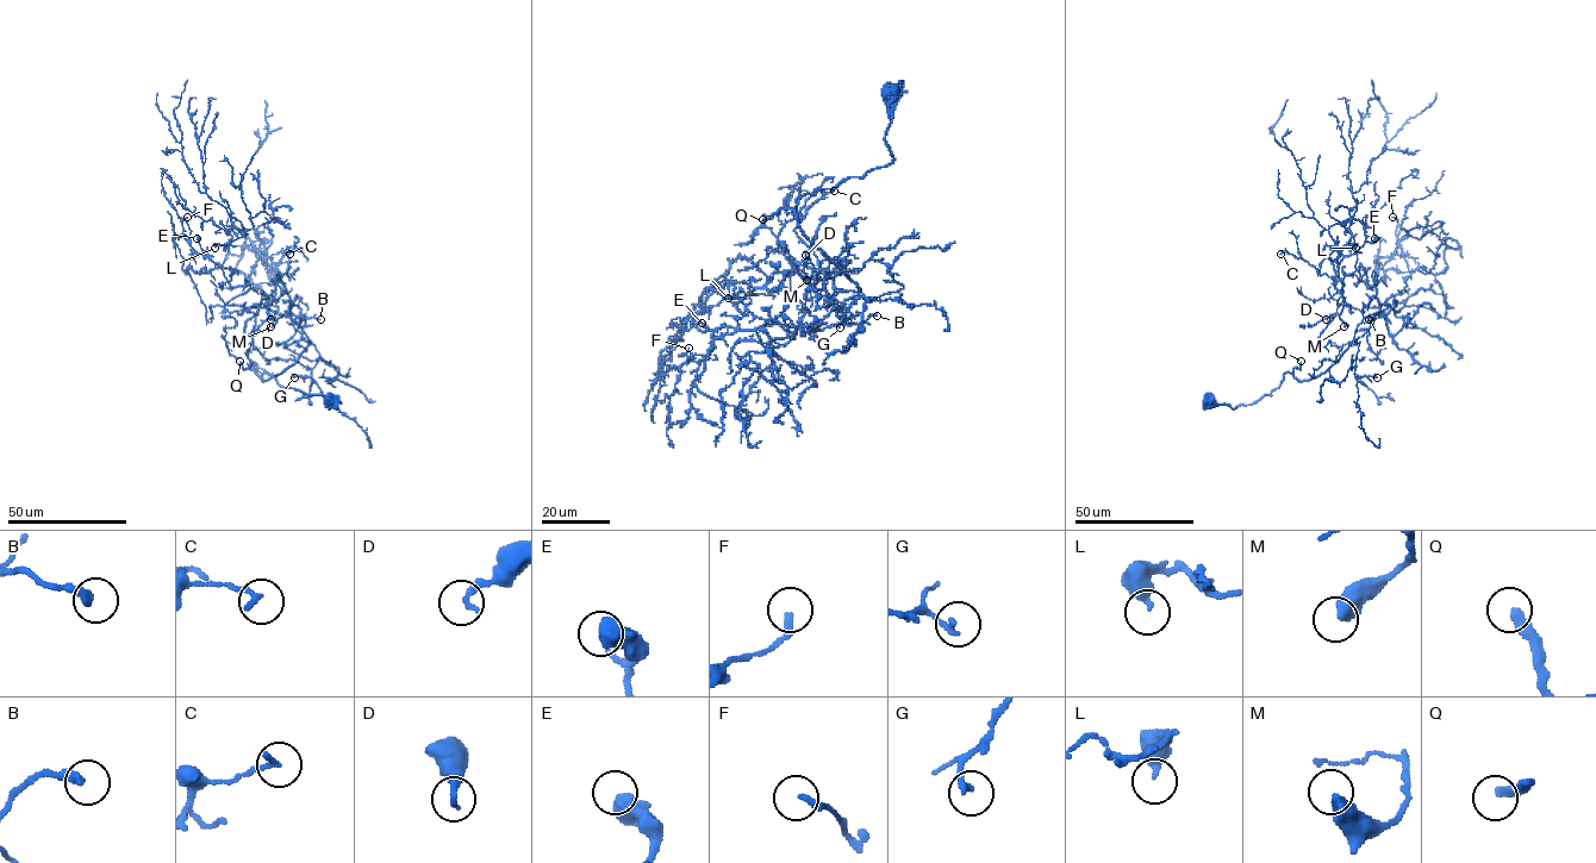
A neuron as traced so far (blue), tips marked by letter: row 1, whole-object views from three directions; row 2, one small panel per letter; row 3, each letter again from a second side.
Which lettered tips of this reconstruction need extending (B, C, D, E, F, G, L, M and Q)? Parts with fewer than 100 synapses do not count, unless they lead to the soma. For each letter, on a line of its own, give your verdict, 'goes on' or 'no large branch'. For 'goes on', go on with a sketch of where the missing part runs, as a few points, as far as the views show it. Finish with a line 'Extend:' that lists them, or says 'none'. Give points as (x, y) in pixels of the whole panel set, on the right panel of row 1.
B: no large branch
C: no large branch
D: no large branch
E: no large branch
F: no large branch
G: no large branch
L: no large branch
M: no large branch
Q: goes on; missing branch runs (1301, 361), (1311, 346), (1329, 361), (1327, 400), (1359, 431), (1338, 364), (1342, 261)
Extend: Q

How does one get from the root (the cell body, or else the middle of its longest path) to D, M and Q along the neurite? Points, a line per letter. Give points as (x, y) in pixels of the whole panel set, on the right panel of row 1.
D: (1209, 402), (1250, 405), (1286, 373), (1300, 381), (1323, 373), (1363, 318), (1340, 281), (1345, 300), (1326, 319)
M: (1209, 402), (1235, 408), (1271, 395), (1286, 373), (1314, 379), (1339, 358), (1361, 320), (1346, 304), (1344, 326)
Q: (1209, 402), (1233, 408), (1254, 404), (1278, 388), (1285, 373), (1294, 377), (1292, 369), (1300, 369), (1301, 361)

